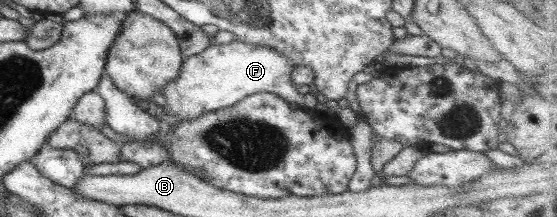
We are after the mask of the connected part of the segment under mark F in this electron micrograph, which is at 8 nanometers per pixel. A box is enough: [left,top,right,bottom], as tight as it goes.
[157,40,303,123]

